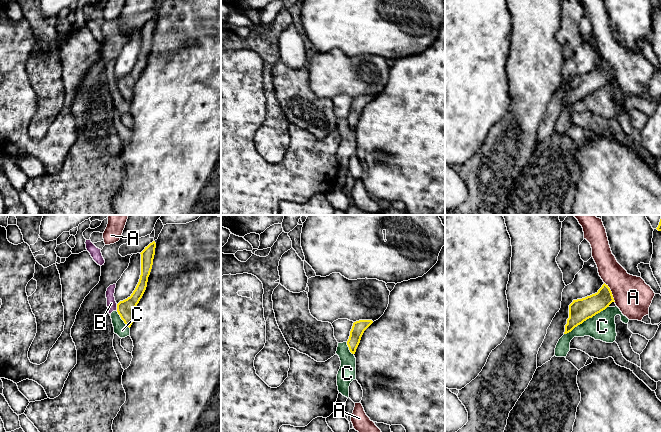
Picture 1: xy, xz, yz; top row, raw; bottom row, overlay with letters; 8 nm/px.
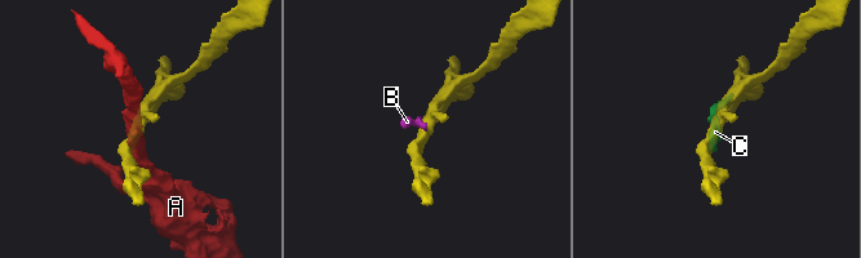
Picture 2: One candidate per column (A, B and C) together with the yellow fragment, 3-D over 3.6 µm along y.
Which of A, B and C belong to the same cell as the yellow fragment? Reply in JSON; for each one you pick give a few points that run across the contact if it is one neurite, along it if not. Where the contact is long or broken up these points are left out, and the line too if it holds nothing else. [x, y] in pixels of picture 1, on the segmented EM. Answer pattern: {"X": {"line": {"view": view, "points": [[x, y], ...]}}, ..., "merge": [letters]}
{"merge": []}

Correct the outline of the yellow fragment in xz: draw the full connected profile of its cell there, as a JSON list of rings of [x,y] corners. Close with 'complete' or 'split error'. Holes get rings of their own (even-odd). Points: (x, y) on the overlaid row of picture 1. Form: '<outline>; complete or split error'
[[[359,320],[353,323],[347,345],[352,354],[355,354],[364,331],[373,323],[372,320]]]; complete

